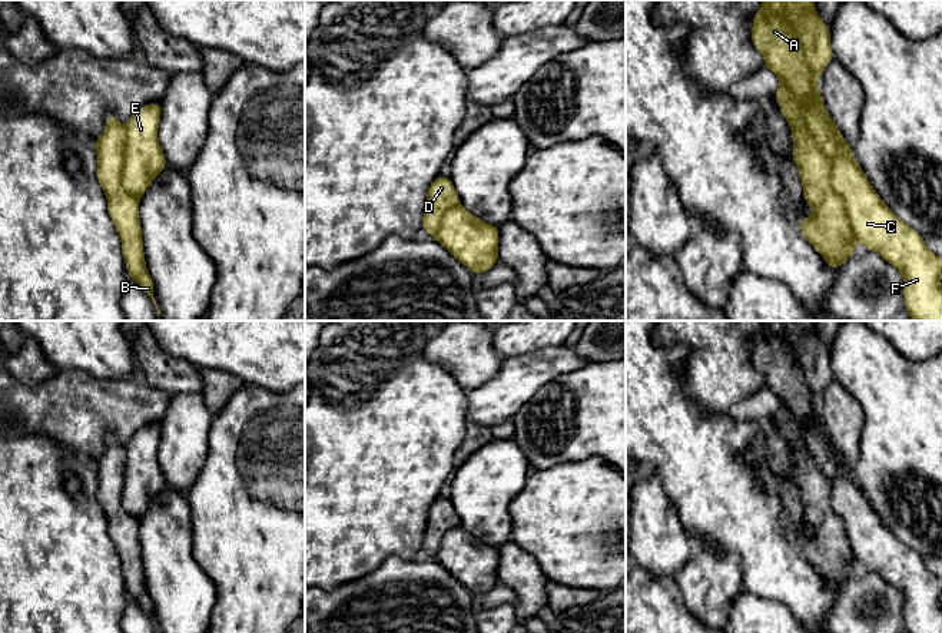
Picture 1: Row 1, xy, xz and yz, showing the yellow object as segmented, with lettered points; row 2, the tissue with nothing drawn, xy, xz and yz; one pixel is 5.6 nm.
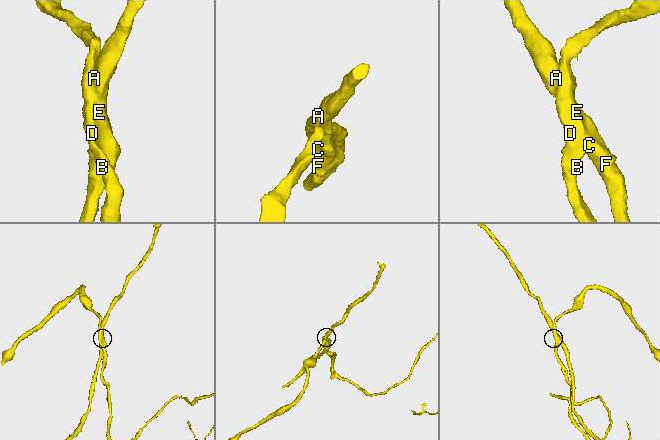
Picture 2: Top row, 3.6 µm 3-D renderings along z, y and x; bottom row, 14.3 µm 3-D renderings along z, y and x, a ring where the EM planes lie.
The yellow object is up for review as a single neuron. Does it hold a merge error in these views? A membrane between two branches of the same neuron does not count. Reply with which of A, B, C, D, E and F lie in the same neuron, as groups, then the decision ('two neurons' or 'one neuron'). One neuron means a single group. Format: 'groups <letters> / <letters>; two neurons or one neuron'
groups A C E F / B D; two neurons

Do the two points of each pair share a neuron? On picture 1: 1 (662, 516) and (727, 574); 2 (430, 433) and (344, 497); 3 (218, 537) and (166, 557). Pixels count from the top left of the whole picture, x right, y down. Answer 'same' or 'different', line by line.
1: same
2: same
3: different

